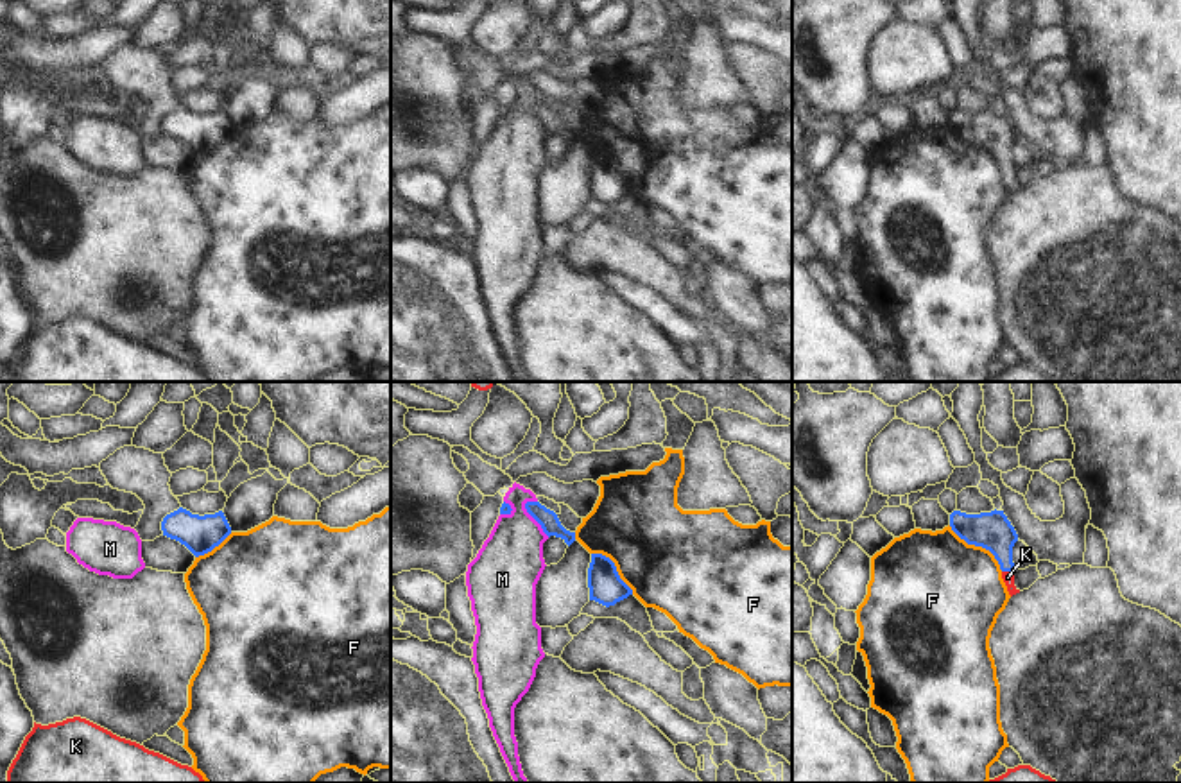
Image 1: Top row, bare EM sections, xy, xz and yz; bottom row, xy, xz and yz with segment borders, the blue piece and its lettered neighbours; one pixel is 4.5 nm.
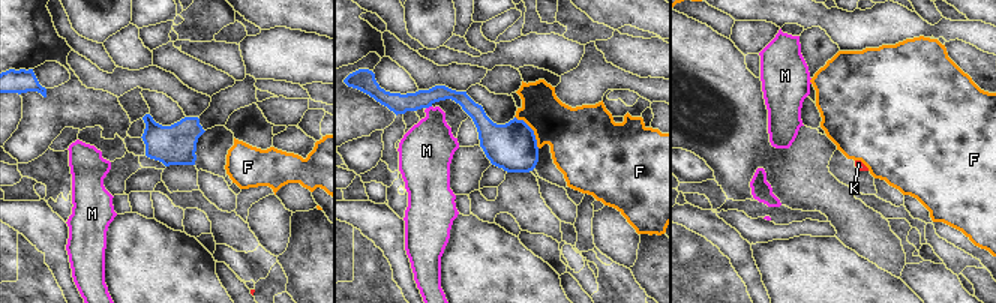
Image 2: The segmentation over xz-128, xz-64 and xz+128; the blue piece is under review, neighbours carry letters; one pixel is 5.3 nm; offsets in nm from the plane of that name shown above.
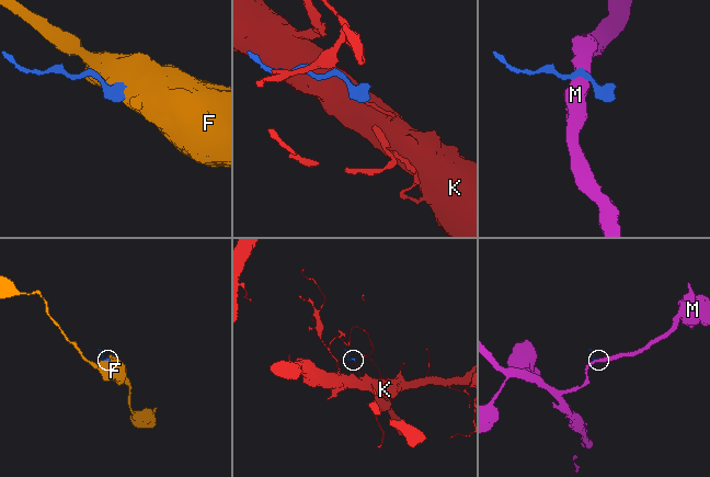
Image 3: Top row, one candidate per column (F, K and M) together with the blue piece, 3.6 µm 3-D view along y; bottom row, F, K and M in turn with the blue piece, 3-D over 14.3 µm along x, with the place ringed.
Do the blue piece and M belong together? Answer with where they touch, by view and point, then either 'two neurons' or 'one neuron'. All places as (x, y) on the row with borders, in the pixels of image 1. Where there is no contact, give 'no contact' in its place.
contact xz (533, 516); two neurons

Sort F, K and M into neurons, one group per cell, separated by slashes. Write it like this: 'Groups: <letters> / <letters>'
Groups: F / K / M

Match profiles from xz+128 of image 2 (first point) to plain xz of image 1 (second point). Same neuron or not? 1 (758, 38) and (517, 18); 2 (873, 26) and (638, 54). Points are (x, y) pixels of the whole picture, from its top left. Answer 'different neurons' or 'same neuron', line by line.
1: same neuron
2: different neurons

